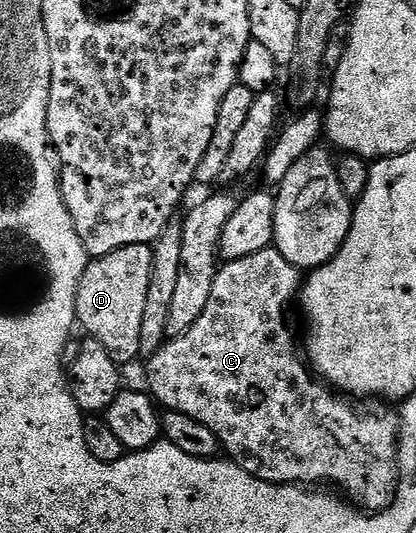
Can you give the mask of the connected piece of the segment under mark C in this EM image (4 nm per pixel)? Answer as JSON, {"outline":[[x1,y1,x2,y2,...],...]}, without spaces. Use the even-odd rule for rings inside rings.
{"outline":[[276,246,259,249,259,253,251,253,251,257,239,257,235,261,225,263,218,270,215,277,215,285,211,285,211,301,207,301,207,309,199,316,199,321,187,329,185,335,177,339,169,339,162,343,154,355,148,356,149,363,149,387,148,394,165,411,178,411,195,421,199,425,207,425,211,433,215,433,218,444,223,448,224,454,228,456,237,466,251,473,257,479,268,483,292,483,294,485,317,485,313,483,334,483,340,494,354,507,365,513,376,513,385,511,393,504,393,494,397,491,397,436,399,434,399,419,396,414,389,411,356,411,346,396,336,392,328,383,322,381,307,366,304,358,297,359,297,347,293,344,293,335,285,324,285,306,298,298,303,286,302,272,283,253,277,251]]}

